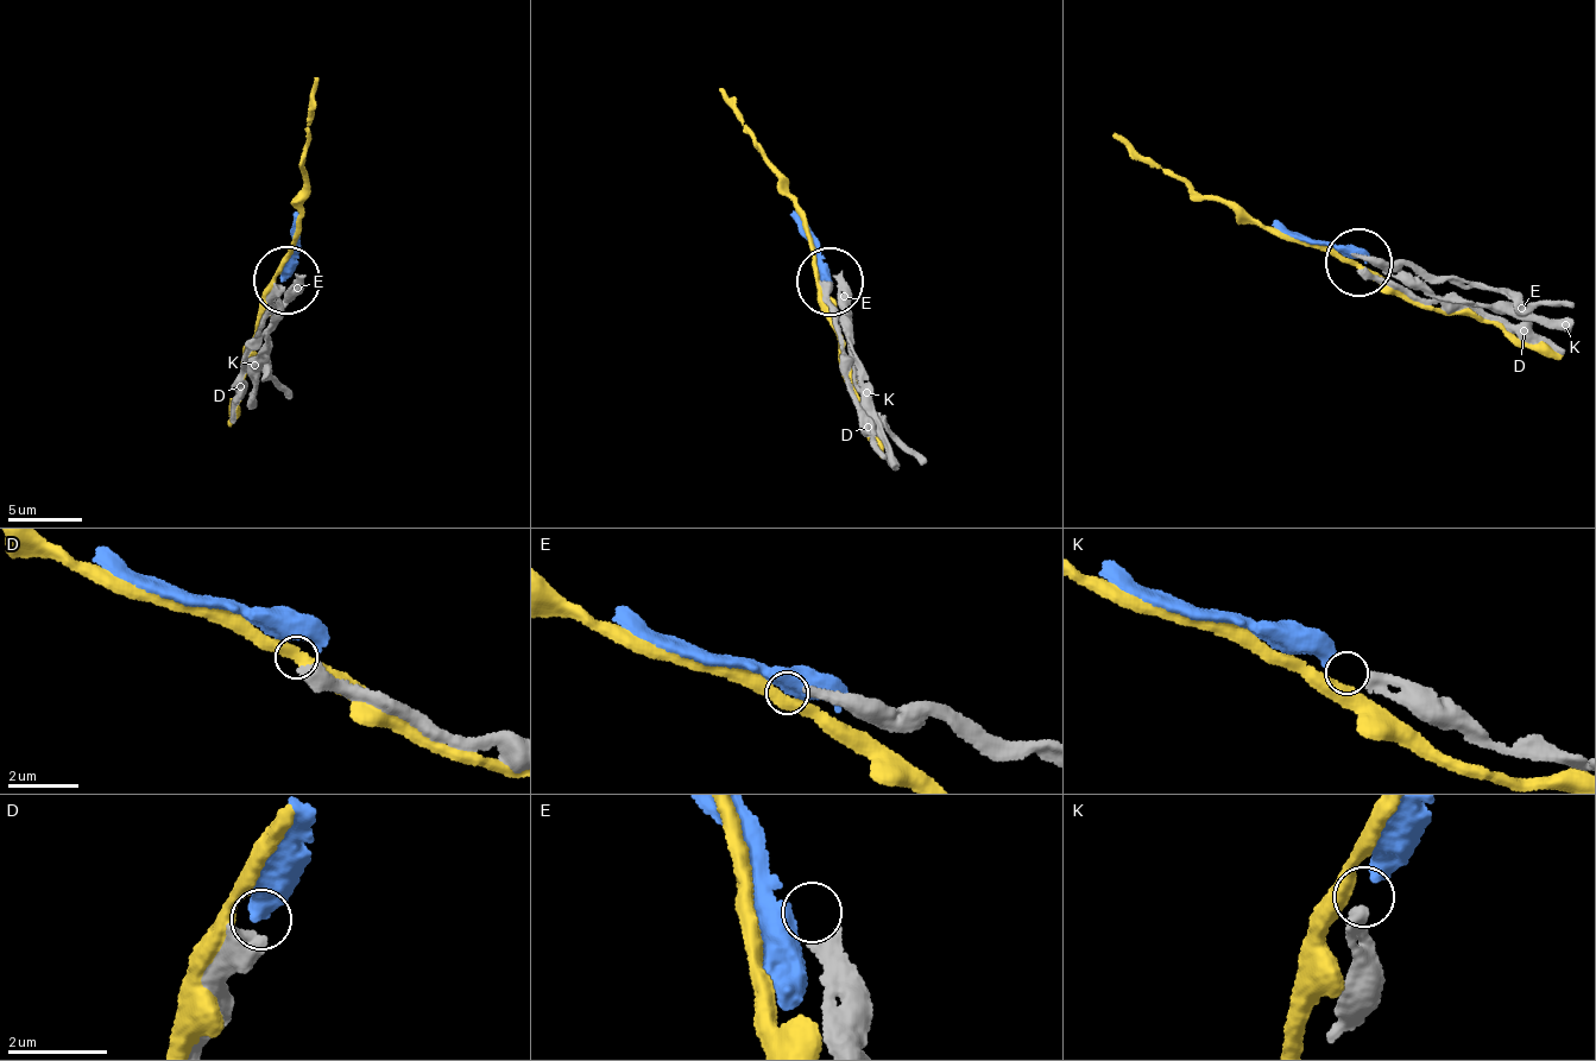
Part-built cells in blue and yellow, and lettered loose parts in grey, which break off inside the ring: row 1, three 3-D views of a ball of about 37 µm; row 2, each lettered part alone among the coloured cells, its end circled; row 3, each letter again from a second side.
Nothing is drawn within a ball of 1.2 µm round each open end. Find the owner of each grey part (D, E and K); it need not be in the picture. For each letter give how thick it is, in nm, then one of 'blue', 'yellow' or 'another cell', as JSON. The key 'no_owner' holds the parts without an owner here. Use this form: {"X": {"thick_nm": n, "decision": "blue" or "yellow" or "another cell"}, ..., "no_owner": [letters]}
{"D": {"thick_nm": 480, "decision": "another cell"}, "E": {"thick_nm": 320, "decision": "another cell"}, "K": {"thick_nm": 320, "decision": "blue"}, "no_owner": ["D", "E"]}

